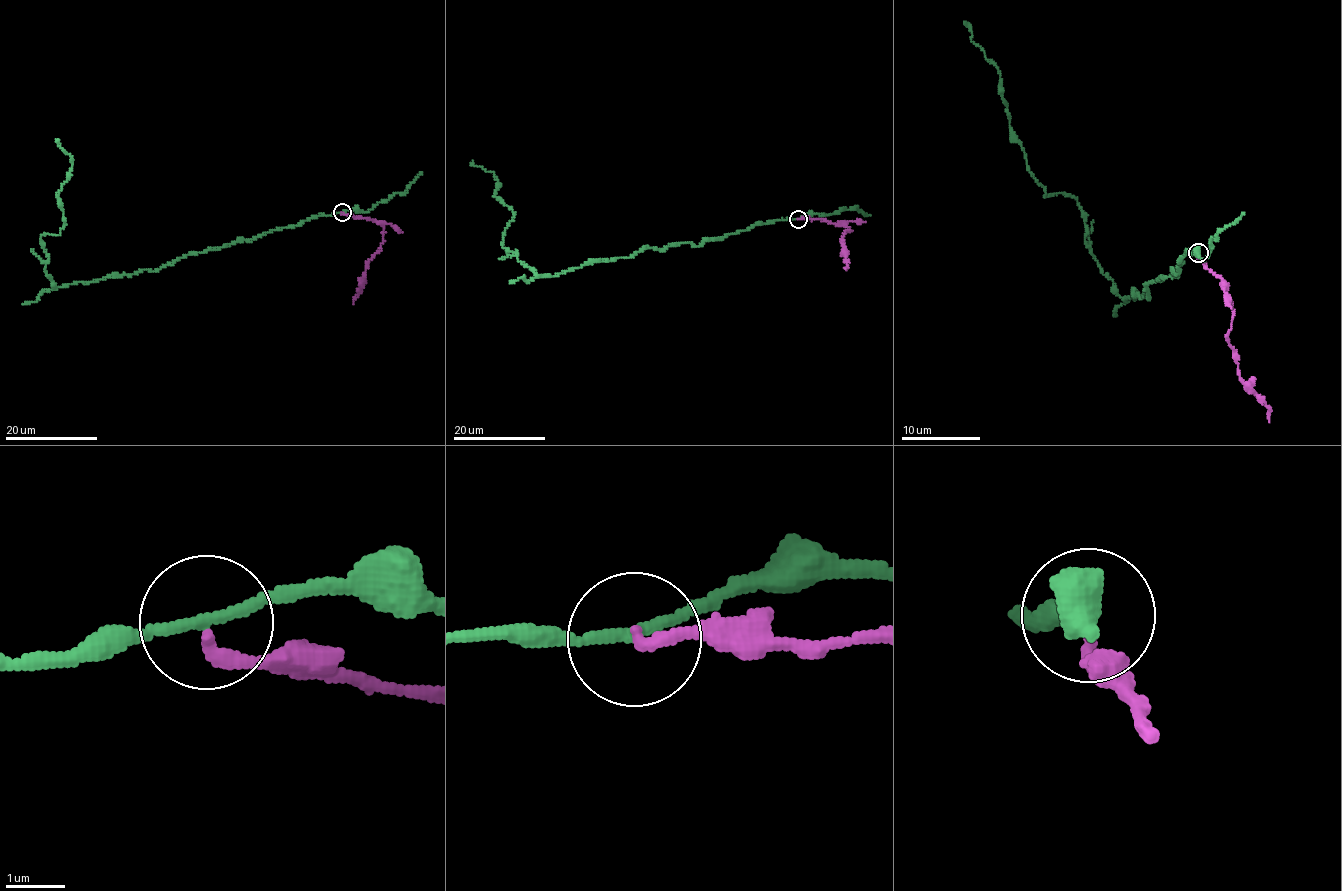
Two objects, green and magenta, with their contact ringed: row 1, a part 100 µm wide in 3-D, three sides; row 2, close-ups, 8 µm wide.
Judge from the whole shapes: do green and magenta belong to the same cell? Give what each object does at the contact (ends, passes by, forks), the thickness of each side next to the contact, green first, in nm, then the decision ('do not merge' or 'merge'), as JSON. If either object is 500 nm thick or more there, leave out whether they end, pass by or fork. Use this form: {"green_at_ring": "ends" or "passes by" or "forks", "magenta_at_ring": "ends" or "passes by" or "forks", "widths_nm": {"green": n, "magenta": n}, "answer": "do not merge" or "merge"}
{"green_at_ring": "passes by", "magenta_at_ring": "ends", "widths_nm": {"green": 180, "magenta": 240}, "answer": "do not merge"}

